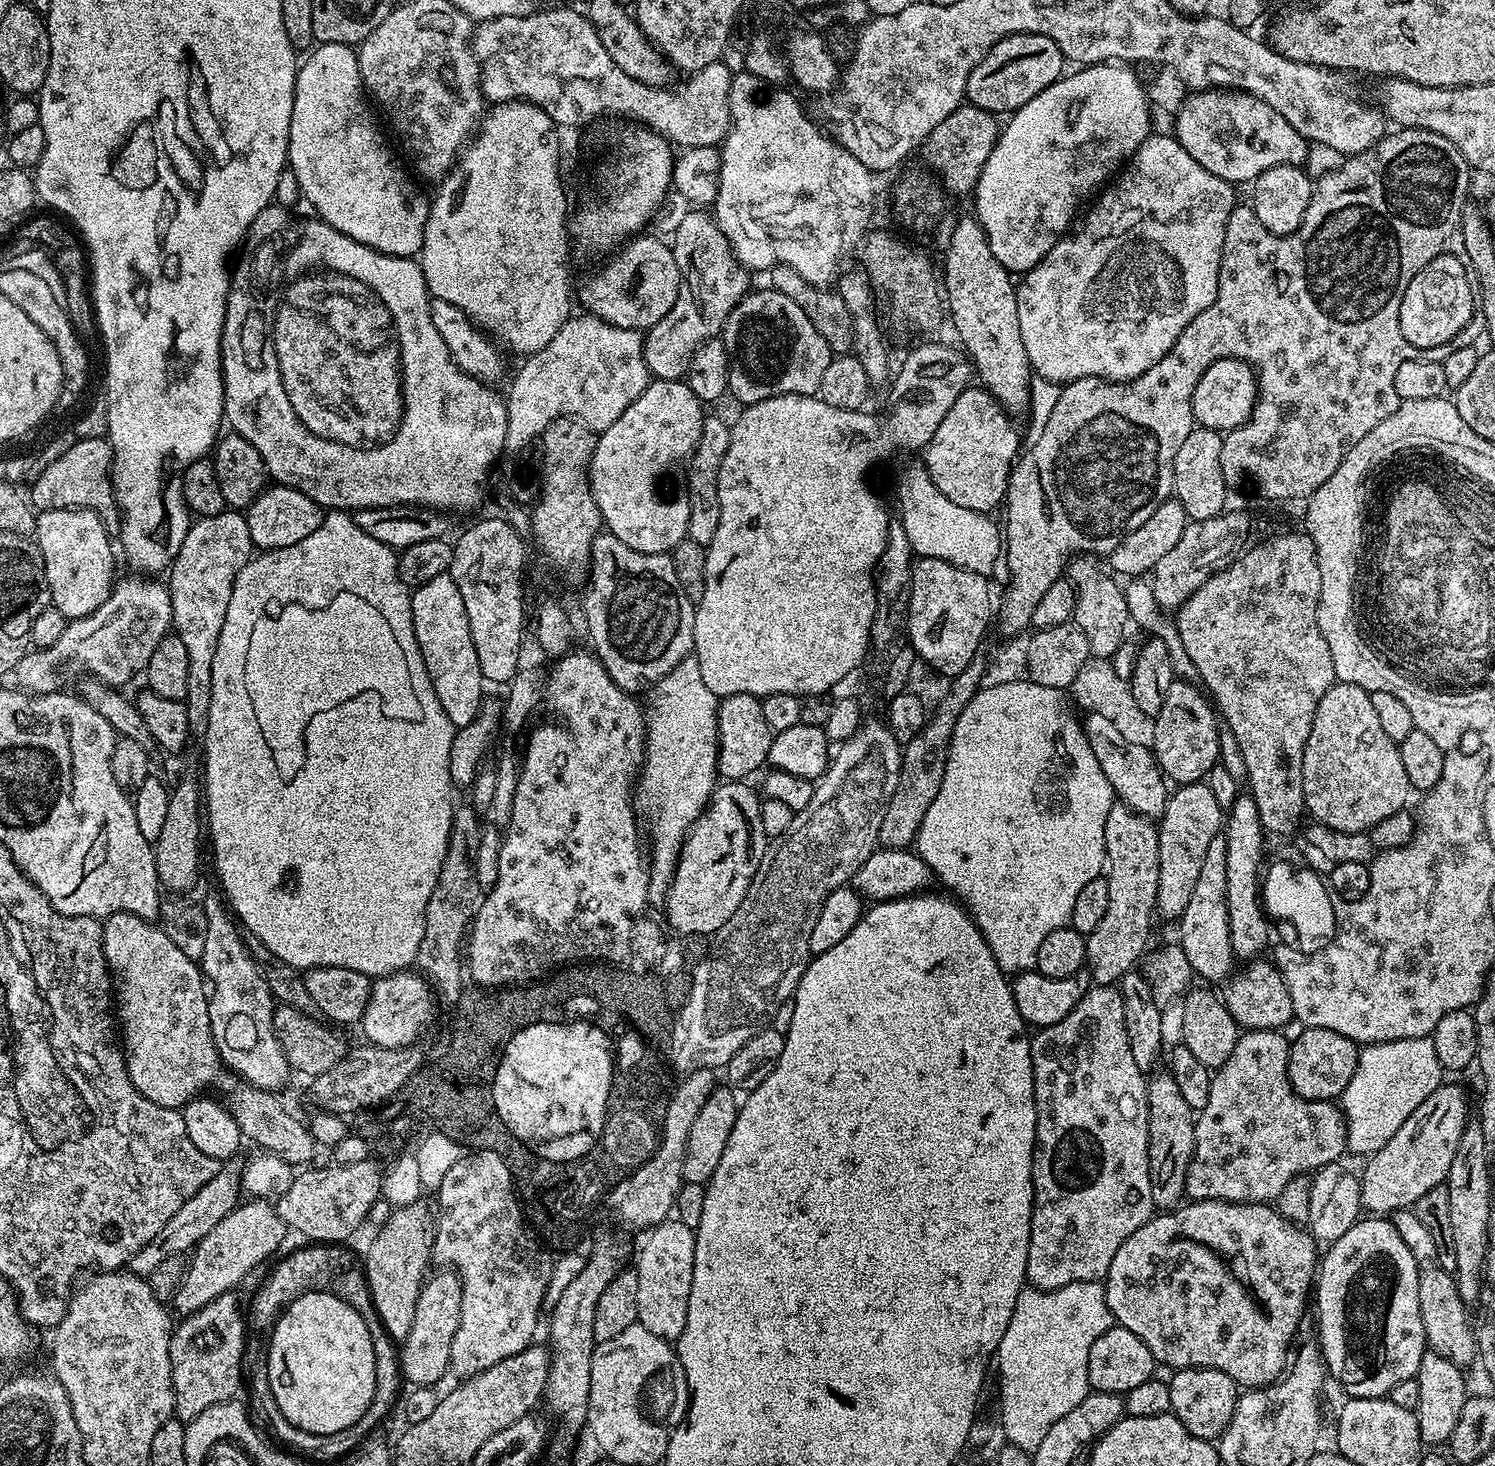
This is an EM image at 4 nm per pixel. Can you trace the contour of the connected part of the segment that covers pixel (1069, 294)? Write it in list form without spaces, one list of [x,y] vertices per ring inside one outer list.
[[[1172,134],[1149,135],[1144,145],[1127,161],[1126,167],[1115,177],[1115,180],[1116,185],[1113,188],[1105,187],[1099,193],[1100,201],[1093,206],[1092,213],[1085,218],[1080,232],[1073,231],[1057,240],[1055,246],[1030,271],[1023,273],[1021,280],[1024,281],[1019,281],[1016,290],[1018,326],[1022,330],[1022,342],[1026,346],[1028,360],[1032,363],[1032,371],[1035,375],[1053,380],[1060,386],[1067,384],[1069,380],[1087,376],[1097,376],[1105,382],[1127,382],[1146,374],[1150,366],[1157,364],[1171,350],[1190,321],[1198,318],[1198,314],[1202,314],[1202,310],[1206,310],[1206,306],[1214,302],[1218,290],[1220,251],[1224,249],[1224,231],[1233,207],[1237,203],[1236,196],[1232,193],[1235,192],[1233,185],[1227,180],[1210,174],[1210,170],[1206,170],[1198,161],[1190,158],[1188,151]]]

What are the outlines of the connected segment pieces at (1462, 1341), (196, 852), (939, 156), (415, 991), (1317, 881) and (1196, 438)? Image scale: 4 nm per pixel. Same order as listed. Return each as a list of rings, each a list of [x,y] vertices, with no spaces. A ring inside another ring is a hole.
[[[1424,1266],[1418,1278],[1418,1310],[1422,1310],[1422,1326],[1427,1347],[1450,1358],[1463,1369],[1478,1360],[1476,1328],[1468,1321],[1469,1305],[1458,1294],[1455,1275],[1439,1266]],[[1433,1267],[1433,1268],[1432,1268]]]
[[[188,772],[175,785],[171,785],[168,797],[170,807],[166,810],[166,819],[162,834],[154,841],[156,869],[161,889],[172,894],[184,894],[196,884],[200,876],[200,828],[202,832],[202,784],[192,772]]]
[[[967,102],[960,105],[943,122],[938,122],[934,130],[924,139],[922,153],[924,160],[933,173],[938,174],[943,187],[956,196],[964,196],[975,189],[978,178],[982,174],[982,166],[986,166],[986,158],[990,158],[990,150],[994,150],[996,139],[1000,137],[1001,125],[996,125],[997,117],[991,112]]]
[[[403,970],[381,976],[372,985],[370,1002],[364,1011],[364,1040],[378,1048],[407,1048],[436,1020],[438,997],[429,981],[419,971]]]
[[[1280,860],[1265,871],[1261,899],[1265,911],[1273,918],[1280,918],[1294,926],[1296,944],[1304,953],[1316,953],[1335,939],[1338,931],[1333,908],[1333,895],[1323,877],[1314,871]]]
[[[1199,426],[1189,429],[1187,440],[1182,442],[1175,456],[1170,482],[1175,499],[1186,510],[1191,521],[1216,517],[1227,507],[1228,487],[1224,478],[1223,455],[1224,441],[1221,433]]]

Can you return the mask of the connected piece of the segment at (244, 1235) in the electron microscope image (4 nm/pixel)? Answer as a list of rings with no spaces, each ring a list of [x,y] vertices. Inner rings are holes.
[[[252,1198],[241,1203],[202,1242],[198,1242],[186,1260],[184,1279],[170,1304],[180,1311],[180,1314],[197,1312],[214,1298],[232,1292],[235,1284],[240,1284],[247,1278],[267,1256],[272,1256],[280,1248],[284,1240],[286,1225],[280,1220],[275,1207],[267,1199]]]

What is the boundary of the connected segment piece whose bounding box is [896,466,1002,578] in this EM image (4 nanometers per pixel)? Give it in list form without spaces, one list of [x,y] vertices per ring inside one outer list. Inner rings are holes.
[[[917,466],[908,468],[900,476],[900,481],[896,484],[896,496],[900,499],[900,512],[898,518],[905,527],[906,537],[910,540],[913,553],[920,558],[938,558],[950,562],[959,568],[965,568],[971,572],[976,572],[980,576],[991,577],[991,572],[995,570],[996,563],[1002,560],[1002,528],[995,524],[991,515],[974,510],[966,510],[966,506],[957,506],[934,486],[927,468]]]

